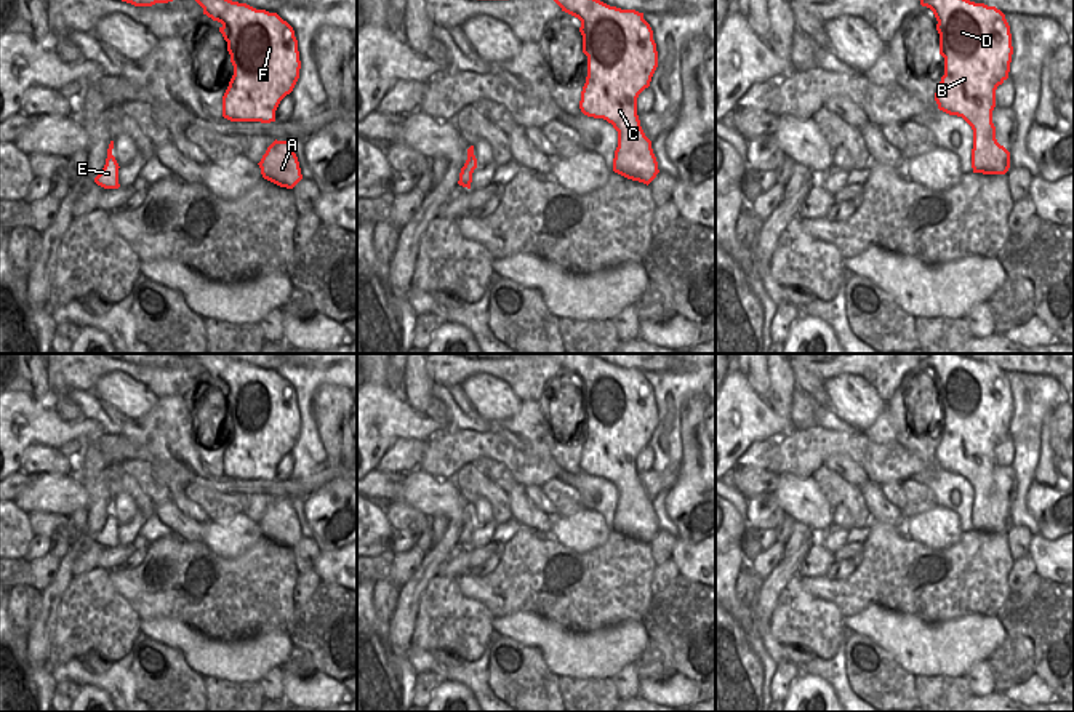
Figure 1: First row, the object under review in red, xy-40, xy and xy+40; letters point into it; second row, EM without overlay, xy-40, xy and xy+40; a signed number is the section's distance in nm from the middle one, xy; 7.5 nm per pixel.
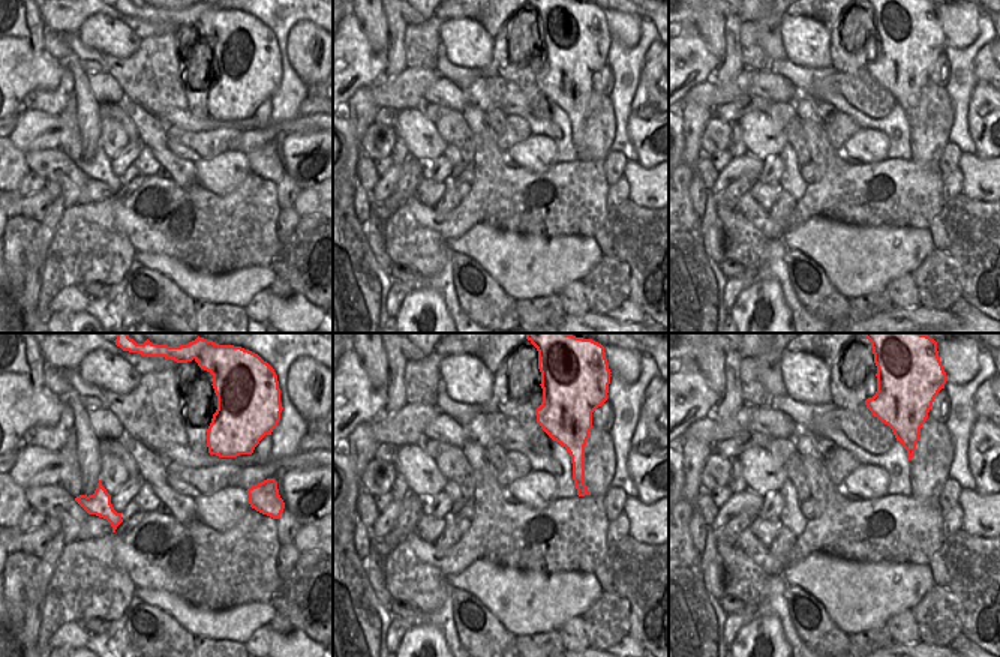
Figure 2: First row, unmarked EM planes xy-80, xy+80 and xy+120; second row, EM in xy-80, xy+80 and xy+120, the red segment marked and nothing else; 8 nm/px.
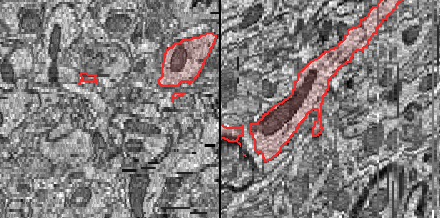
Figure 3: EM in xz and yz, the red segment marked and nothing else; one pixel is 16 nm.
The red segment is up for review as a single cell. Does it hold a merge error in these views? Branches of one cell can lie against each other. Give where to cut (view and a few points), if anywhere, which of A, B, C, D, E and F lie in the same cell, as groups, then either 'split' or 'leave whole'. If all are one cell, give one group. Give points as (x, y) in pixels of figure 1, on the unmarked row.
cut none; groups A B C D E F; leave whole

